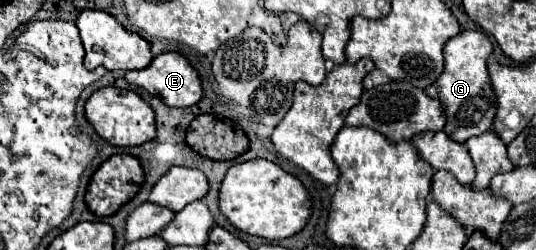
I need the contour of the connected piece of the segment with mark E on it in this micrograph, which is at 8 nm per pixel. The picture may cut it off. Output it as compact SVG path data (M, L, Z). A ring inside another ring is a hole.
M160 53L142 71L126 71L124 79L132 85L138 85L138 87L146 89L150 95L160 97L162 103L168 105L168 107L190 107L190 105L198 103L200 97L202 97L202 87L200 87L198 73L186 61L186 57L182 57L180 53Z

